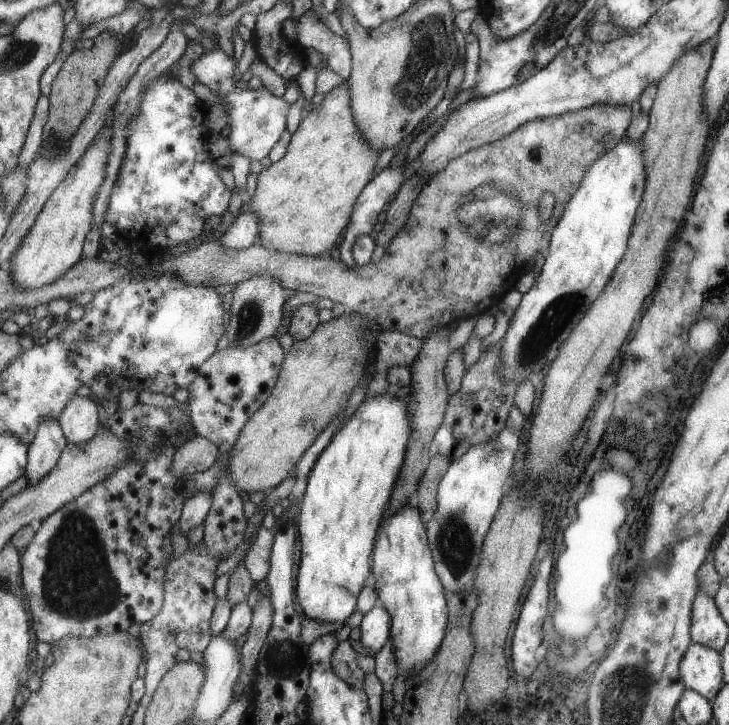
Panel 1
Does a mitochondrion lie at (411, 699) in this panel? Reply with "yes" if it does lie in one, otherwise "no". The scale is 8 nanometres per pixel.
no

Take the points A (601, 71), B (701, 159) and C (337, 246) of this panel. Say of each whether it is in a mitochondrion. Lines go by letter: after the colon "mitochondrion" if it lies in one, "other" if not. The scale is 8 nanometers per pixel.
A: other
B: other
C: other

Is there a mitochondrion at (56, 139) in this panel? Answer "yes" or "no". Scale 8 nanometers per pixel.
yes

